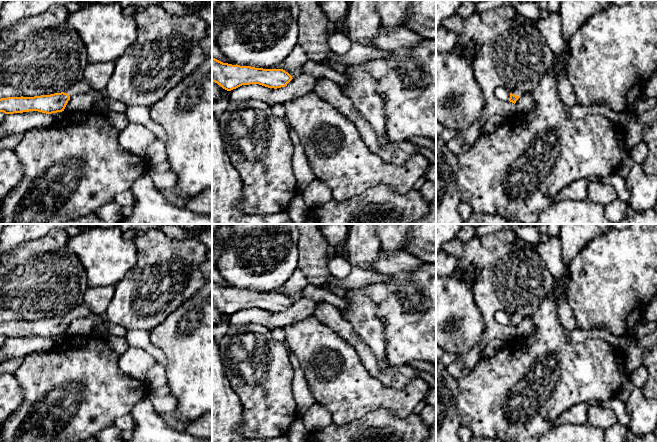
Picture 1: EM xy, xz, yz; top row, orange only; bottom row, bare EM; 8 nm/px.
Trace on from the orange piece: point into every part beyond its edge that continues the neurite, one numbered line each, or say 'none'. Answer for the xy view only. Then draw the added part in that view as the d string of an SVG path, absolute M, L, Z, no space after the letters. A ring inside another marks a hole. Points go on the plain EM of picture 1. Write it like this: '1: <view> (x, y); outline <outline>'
1: xy (81, 311); outline M80 305L77 308L75 308L73 311L71 311L68 315L67 318L72 321L74 319L78 318L83 318L91 315L91 311L84 305Z

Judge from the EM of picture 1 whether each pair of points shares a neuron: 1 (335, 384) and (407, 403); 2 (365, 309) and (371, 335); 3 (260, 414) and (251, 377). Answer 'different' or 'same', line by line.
1: same
2: same
3: same

